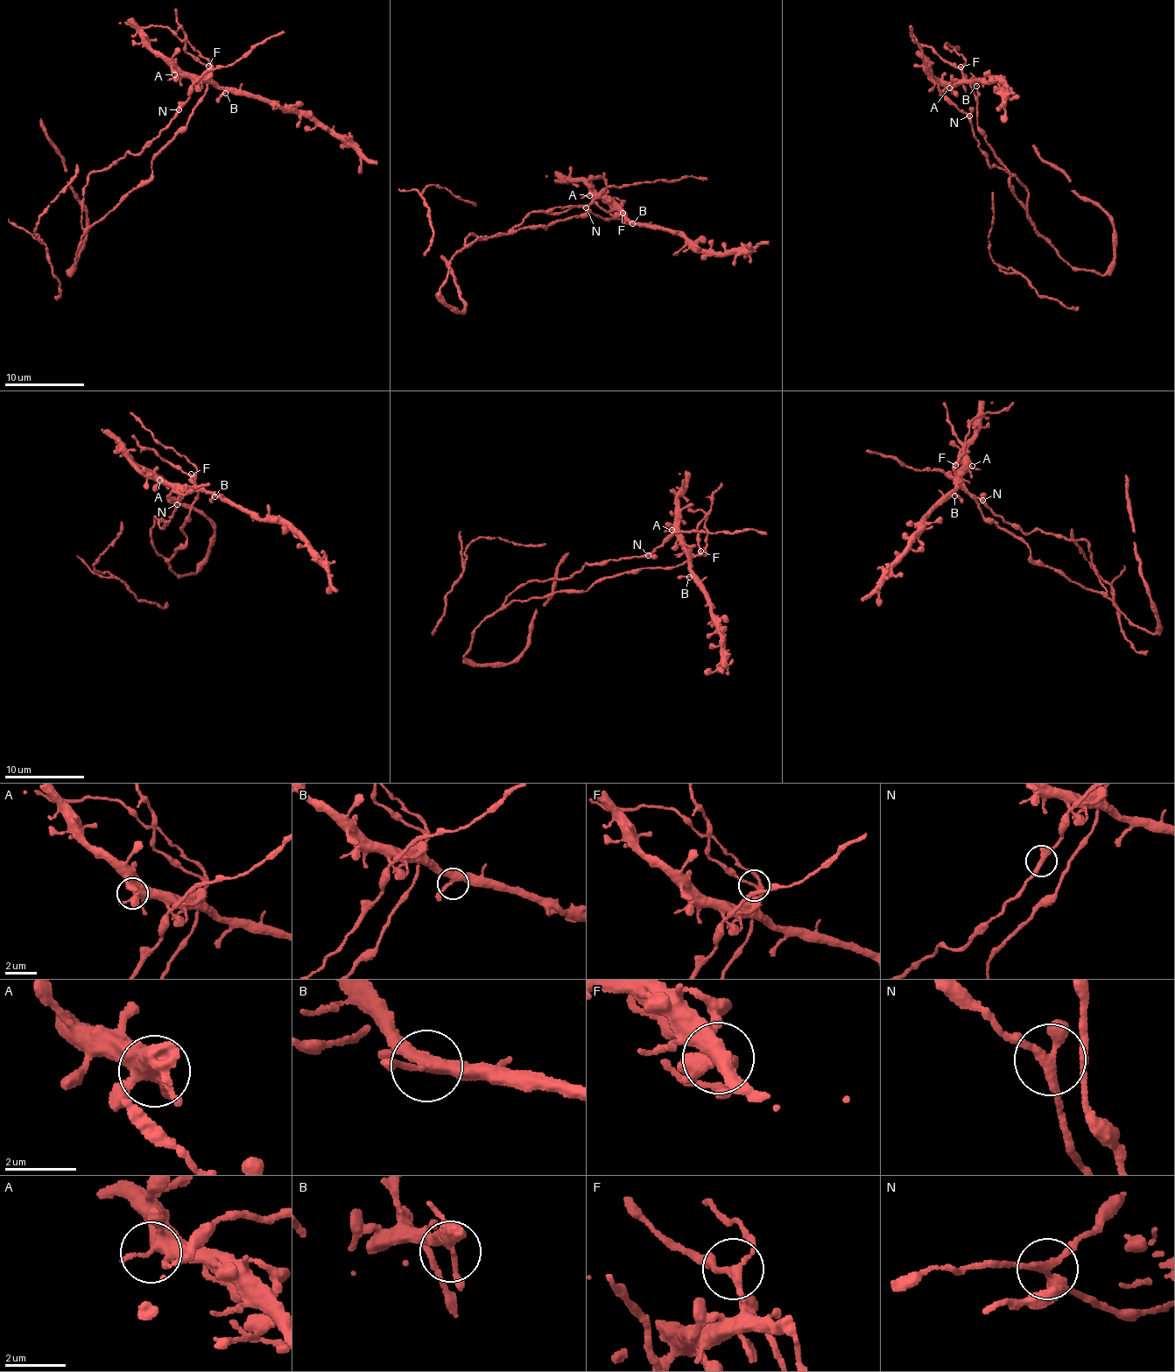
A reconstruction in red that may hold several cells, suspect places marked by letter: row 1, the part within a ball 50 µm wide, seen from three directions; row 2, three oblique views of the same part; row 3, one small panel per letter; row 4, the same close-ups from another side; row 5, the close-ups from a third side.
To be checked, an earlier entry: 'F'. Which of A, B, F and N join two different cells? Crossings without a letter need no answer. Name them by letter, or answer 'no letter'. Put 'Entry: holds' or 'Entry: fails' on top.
Entry: fails
no letter

